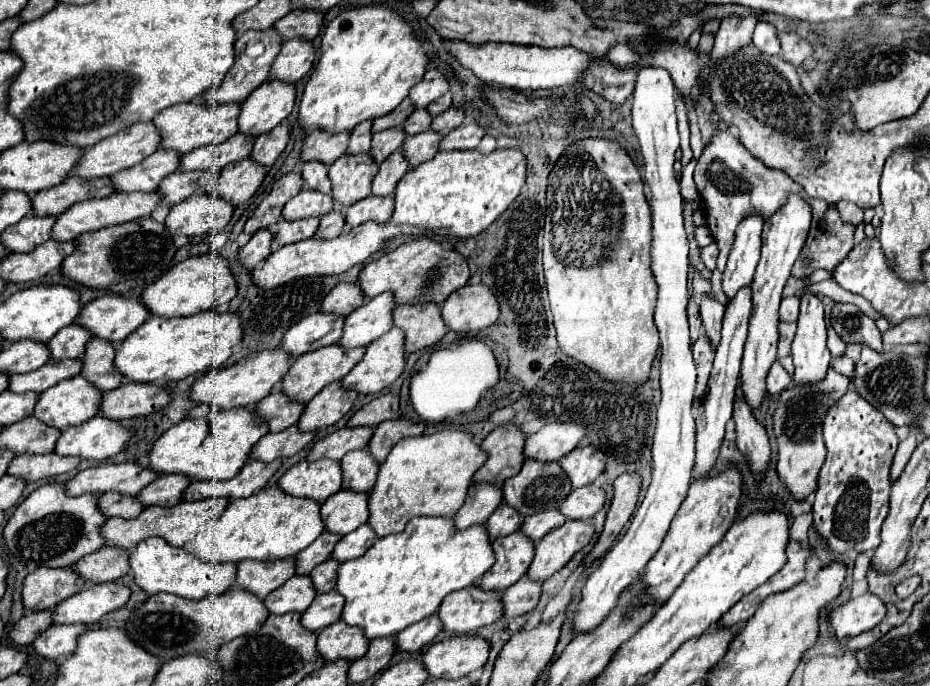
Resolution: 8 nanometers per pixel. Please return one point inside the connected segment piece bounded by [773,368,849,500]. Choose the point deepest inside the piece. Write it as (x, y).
(798, 418)

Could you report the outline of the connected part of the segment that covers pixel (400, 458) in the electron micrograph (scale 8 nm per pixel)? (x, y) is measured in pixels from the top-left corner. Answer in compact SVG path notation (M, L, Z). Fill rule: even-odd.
M441 430L417 438L399 440L381 464L373 490L369 492L369 526L379 538L399 534L415 516L453 518L463 506L471 476L483 466L487 454L463 430Z

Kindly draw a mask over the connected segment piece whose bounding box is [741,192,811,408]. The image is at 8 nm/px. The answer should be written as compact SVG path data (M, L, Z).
M791 192L787 202L773 216L769 216L763 226L761 260L757 264L755 278L753 278L753 310L749 318L749 334L747 334L745 354L743 354L743 364L741 364L741 388L751 408L757 408L761 404L763 394L765 394L767 370L777 358L777 338L779 338L777 310L781 302L781 292L787 284L787 278L791 276L791 268L795 260L799 258L807 242L809 228L811 228L811 208L797 192Z

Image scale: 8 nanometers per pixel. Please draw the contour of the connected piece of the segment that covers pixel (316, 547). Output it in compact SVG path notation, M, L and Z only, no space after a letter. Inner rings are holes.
M323 532L315 542L311 542L311 546L307 546L305 550L301 550L297 554L297 558L295 558L295 574L309 574L317 564L325 562L339 540L341 540L341 536Z

